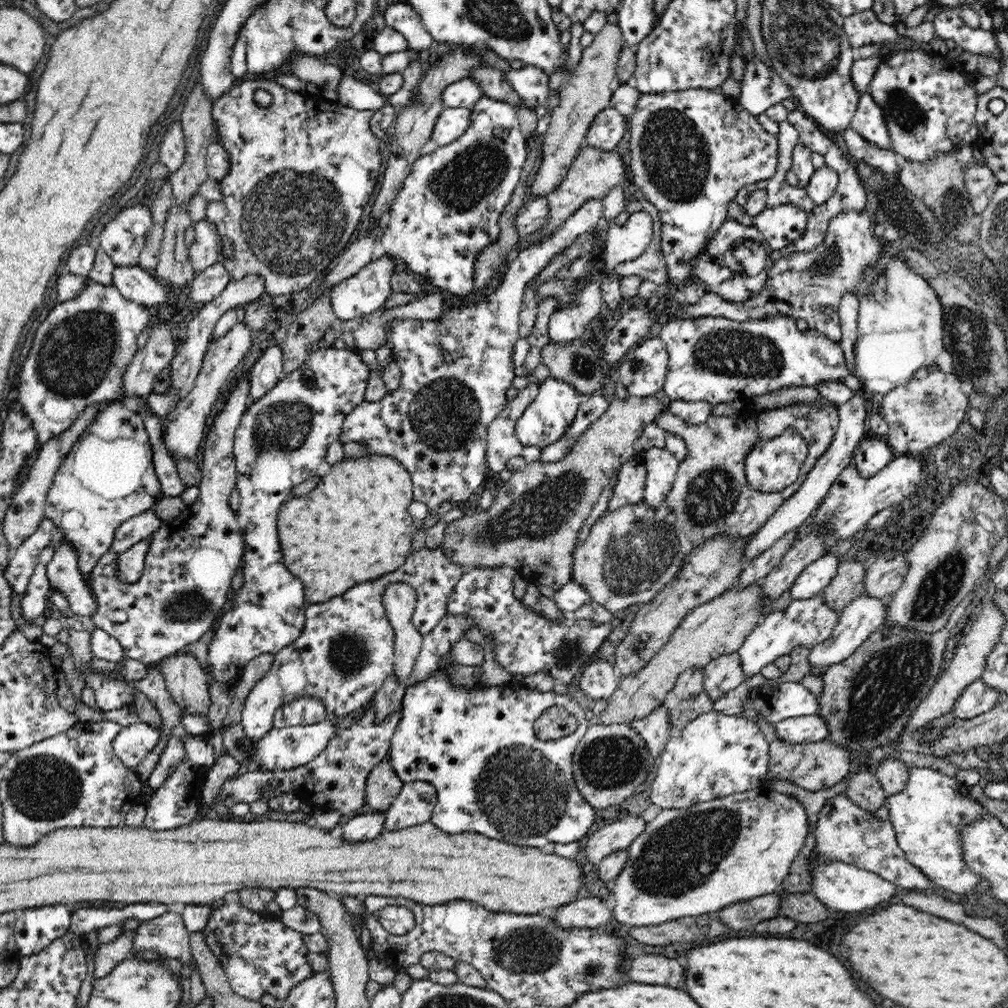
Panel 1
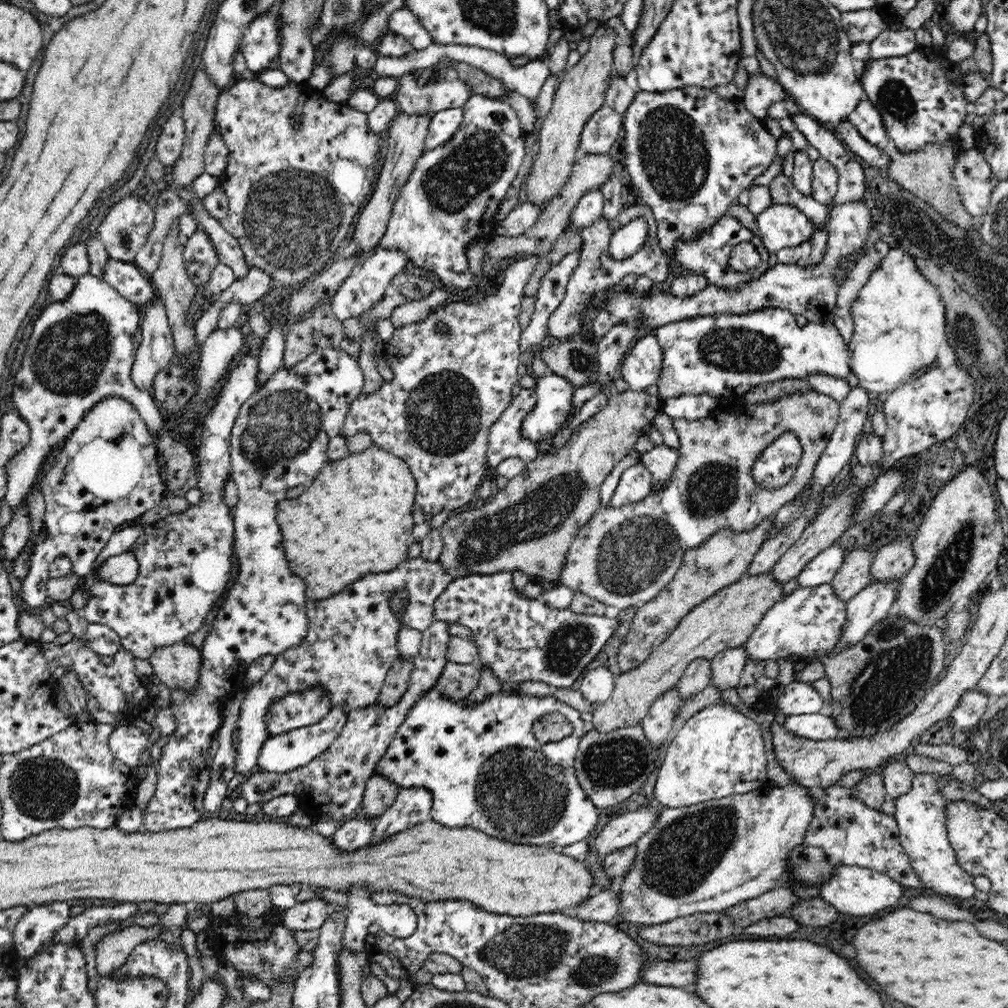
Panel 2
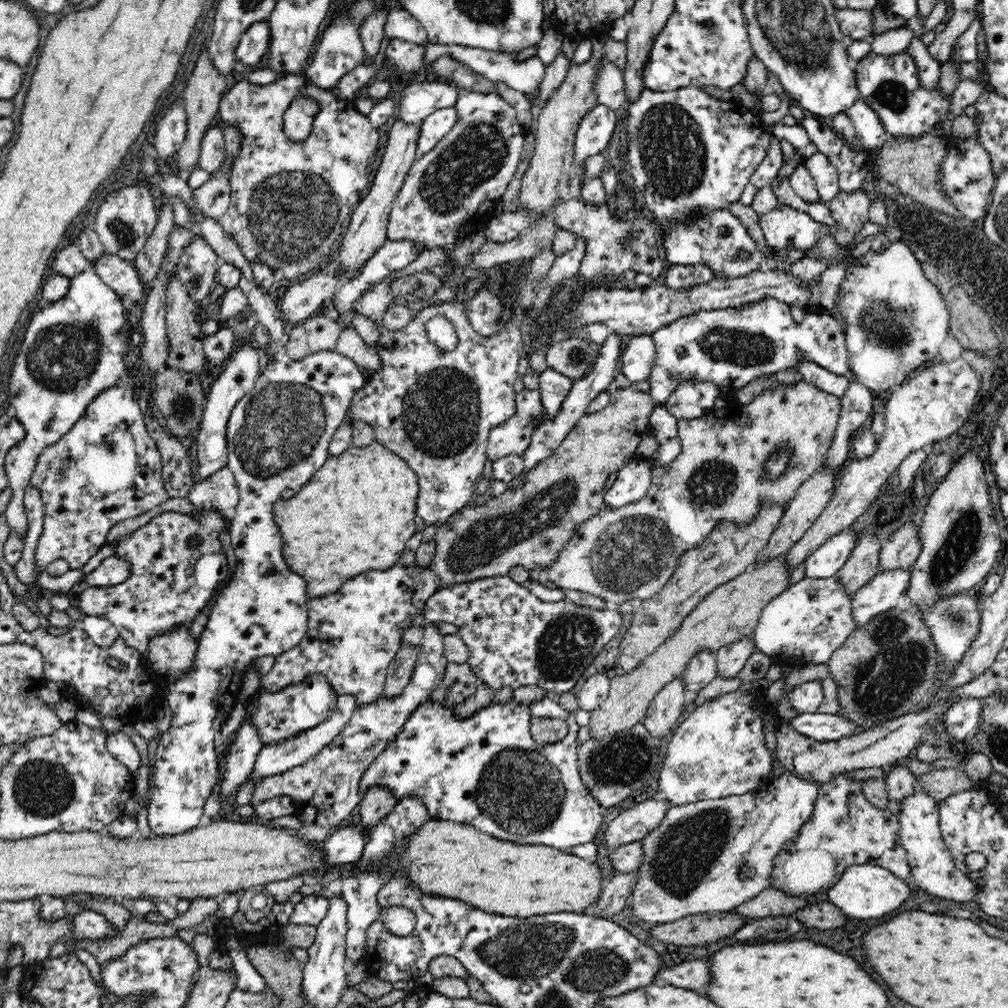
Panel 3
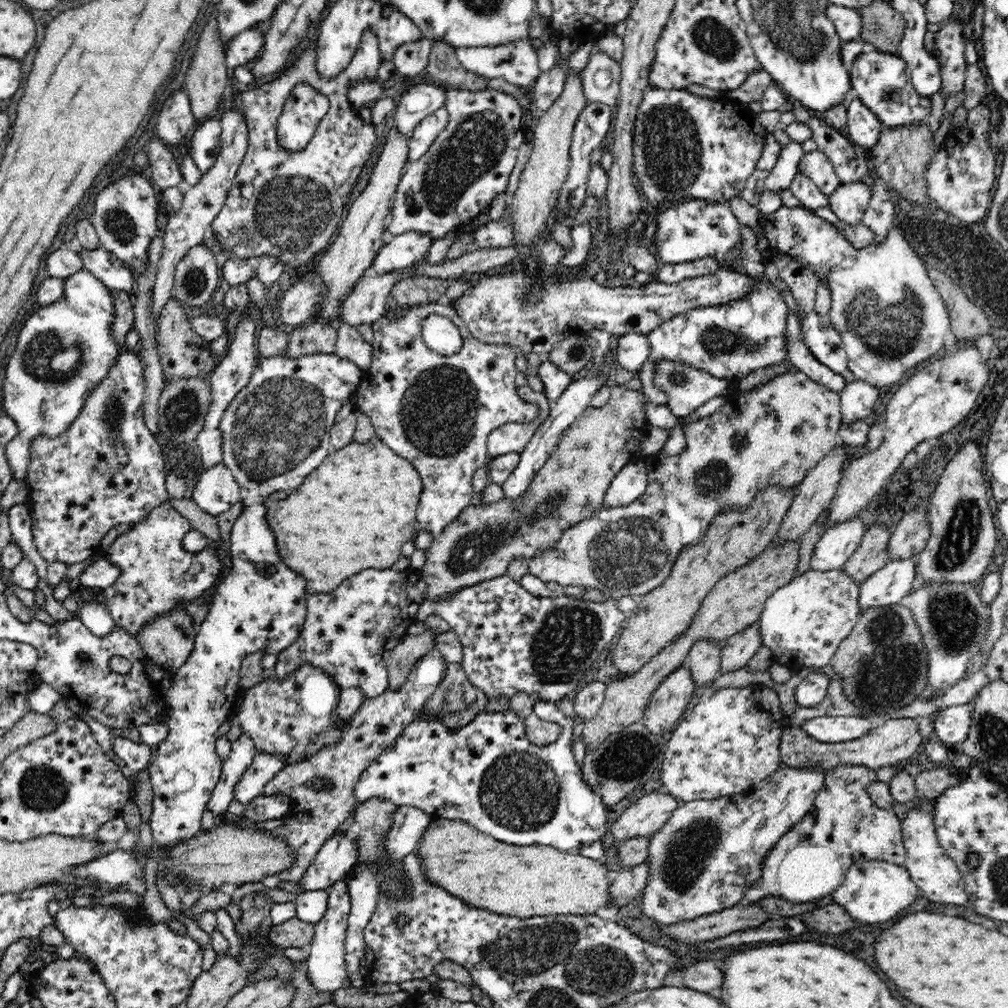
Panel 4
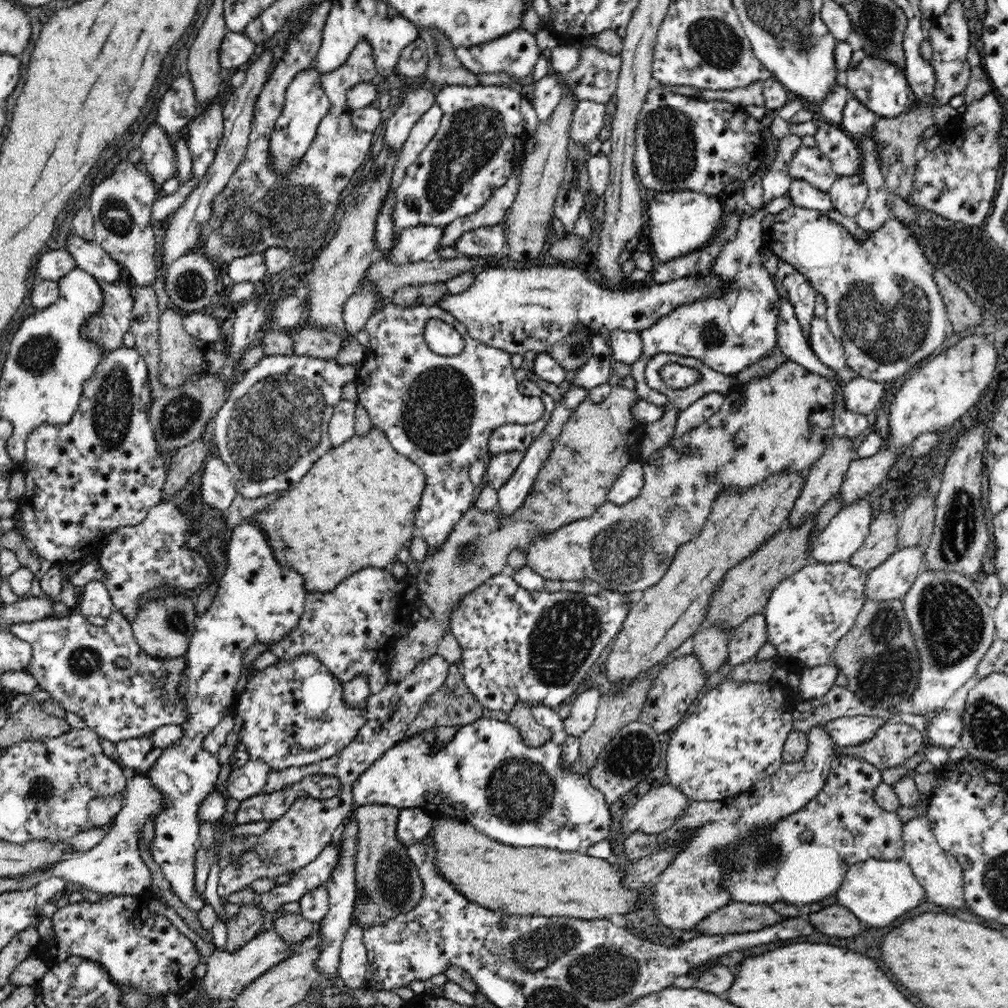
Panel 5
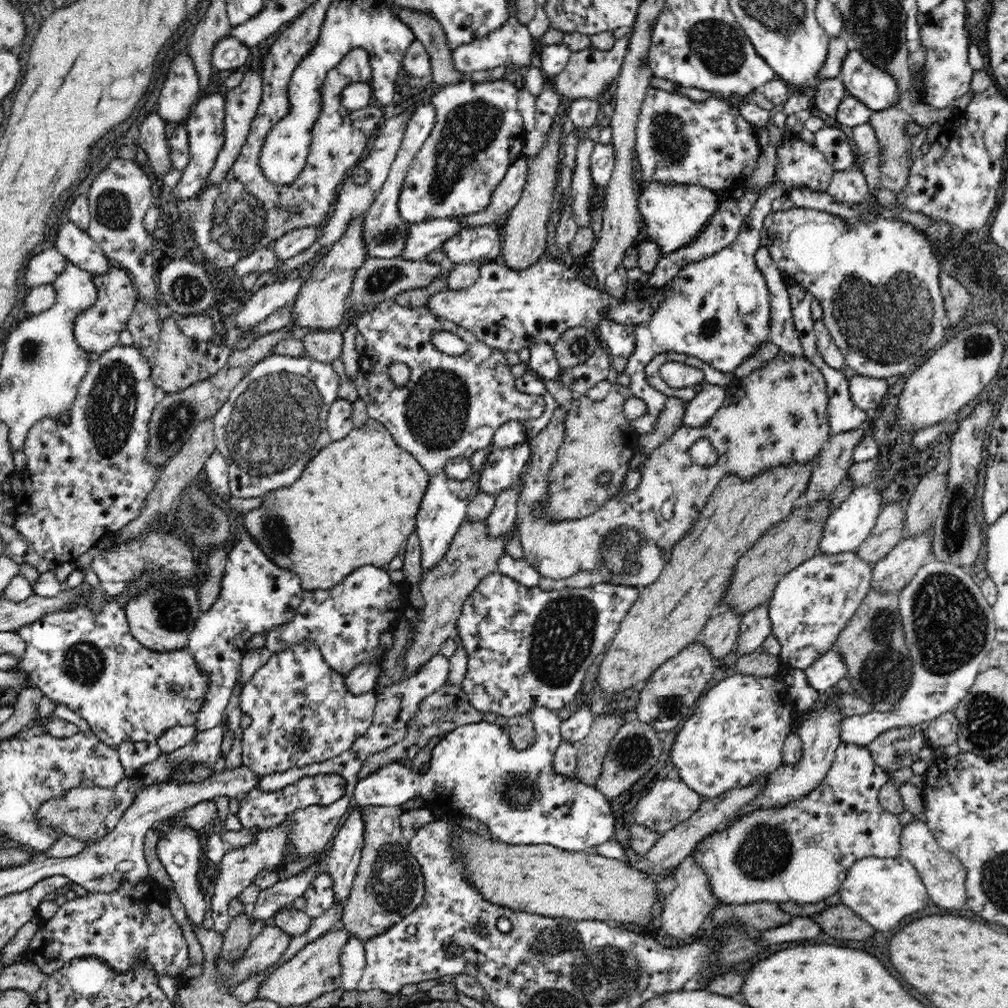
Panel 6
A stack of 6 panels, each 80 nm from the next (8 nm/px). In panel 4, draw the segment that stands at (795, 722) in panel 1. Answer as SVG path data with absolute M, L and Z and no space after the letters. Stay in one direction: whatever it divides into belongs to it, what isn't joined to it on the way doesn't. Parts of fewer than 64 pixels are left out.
M816 716L800 724L800 729L822 742L836 743L856 740L874 725L867 718L854 716Z

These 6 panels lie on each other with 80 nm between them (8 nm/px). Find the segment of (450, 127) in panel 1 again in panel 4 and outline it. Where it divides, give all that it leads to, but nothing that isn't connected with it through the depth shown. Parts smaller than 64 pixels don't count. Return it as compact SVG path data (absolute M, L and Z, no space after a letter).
M442 107L430 113L415 126L409 138L409 163L415 163L430 150L438 135L446 128L449 118L450 113Z

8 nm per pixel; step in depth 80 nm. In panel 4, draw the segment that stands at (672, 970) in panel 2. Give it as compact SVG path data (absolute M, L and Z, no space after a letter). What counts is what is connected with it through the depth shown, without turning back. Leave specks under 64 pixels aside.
M710 960L696 961L696 964L679 967L676 969L682 974L681 980L683 986L688 986L700 992L710 992L710 990L718 990L722 984L722 972L718 970L718 966Z

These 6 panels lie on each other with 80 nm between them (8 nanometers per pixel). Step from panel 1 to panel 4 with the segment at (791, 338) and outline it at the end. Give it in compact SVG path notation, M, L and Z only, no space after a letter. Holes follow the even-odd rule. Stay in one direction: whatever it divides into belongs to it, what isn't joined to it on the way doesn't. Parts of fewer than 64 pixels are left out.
M768 283L744 300L724 306L696 308L686 314L674 316L647 335L651 353L641 366L641 391L650 403L665 405L668 395L655 385L655 364L661 360L682 361L714 378L739 382L751 372L768 368L789 358L787 351L787 321L790 313L780 292ZM816 312L808 314L800 321L800 331L802 341L818 362L842 374L848 382L855 379L847 365L848 352L844 347L844 338L831 323L829 316L820 316Z

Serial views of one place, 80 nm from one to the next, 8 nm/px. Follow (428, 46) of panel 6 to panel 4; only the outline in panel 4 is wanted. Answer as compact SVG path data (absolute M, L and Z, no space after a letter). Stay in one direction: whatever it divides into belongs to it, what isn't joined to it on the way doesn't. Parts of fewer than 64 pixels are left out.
M433 41L427 71L436 84L447 88L482 90L488 89L487 79L466 70L455 53L455 47L446 41Z

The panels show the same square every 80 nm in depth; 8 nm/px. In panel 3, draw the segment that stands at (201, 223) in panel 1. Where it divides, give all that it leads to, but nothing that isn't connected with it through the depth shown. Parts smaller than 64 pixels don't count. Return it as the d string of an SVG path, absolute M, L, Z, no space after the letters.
M196 234L182 250L177 273L187 293L196 302L205 298L212 288L219 263L219 256L201 234Z

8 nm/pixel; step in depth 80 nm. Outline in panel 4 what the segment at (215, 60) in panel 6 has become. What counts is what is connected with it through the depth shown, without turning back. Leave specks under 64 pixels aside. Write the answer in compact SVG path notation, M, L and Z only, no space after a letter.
M252 27L235 36L228 44L225 52L225 63L228 67L246 66L254 60L264 46L264 32Z

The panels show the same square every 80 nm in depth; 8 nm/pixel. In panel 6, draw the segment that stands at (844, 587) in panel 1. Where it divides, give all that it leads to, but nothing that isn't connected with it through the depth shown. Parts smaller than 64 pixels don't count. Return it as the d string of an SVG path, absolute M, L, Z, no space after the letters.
M900 503L883 505L870 536L856 550L858 559L875 565L899 543L905 533L904 512Z

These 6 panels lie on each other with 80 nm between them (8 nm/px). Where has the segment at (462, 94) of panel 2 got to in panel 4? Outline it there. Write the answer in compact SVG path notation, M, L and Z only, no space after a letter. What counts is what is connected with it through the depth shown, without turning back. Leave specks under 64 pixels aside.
M442 84L412 85L400 96L400 102L391 117L402 134L410 135L418 123L446 104L447 87Z

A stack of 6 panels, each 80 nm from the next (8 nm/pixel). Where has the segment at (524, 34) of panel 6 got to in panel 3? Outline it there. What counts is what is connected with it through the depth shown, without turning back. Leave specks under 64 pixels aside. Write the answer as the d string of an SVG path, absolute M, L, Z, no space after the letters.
M428 42L424 48L422 66L431 66L436 59L446 55L450 55L456 61L461 62L474 72L485 76L488 80L504 82L510 88L524 93L531 99L534 99L545 77L546 65L537 56L518 62L514 59L515 54L507 52L489 51L483 48L472 48L462 45L441 45L434 42Z

